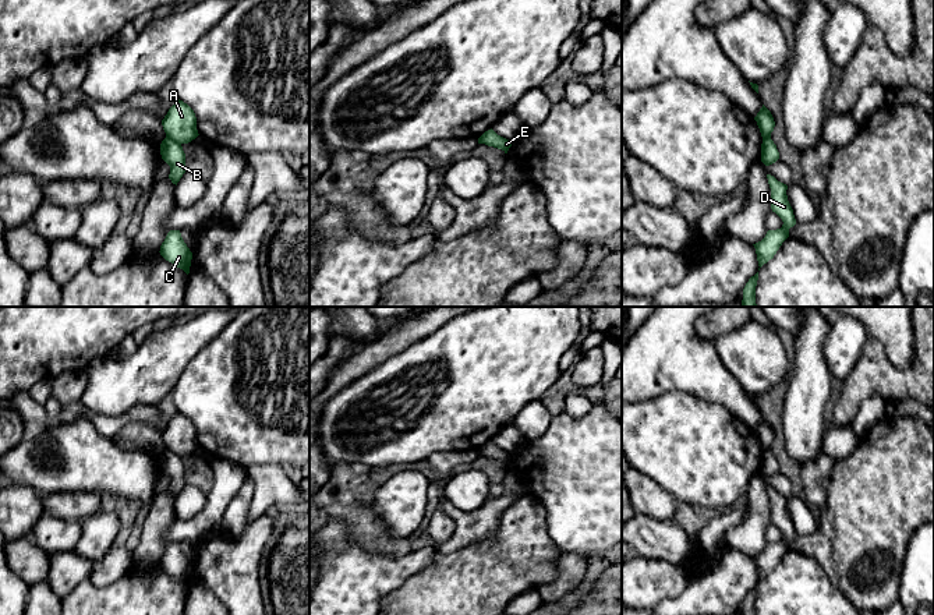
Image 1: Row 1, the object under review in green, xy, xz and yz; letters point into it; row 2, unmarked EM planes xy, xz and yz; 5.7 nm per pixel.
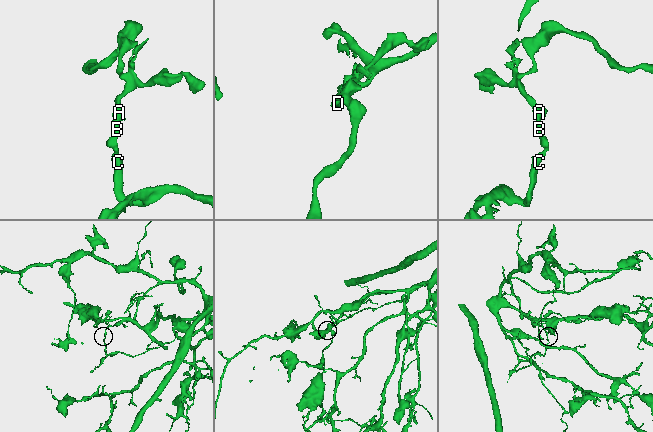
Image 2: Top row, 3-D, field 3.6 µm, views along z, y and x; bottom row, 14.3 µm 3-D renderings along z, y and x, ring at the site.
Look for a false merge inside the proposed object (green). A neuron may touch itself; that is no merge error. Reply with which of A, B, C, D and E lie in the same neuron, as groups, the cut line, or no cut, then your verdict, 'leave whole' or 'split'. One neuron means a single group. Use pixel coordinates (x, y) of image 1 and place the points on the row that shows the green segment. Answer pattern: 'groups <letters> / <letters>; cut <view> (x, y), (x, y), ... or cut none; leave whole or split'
groups A E / B C D; cut xy (166, 135), (180, 144); split

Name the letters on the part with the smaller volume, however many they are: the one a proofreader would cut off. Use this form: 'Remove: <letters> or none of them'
Remove: A, E

